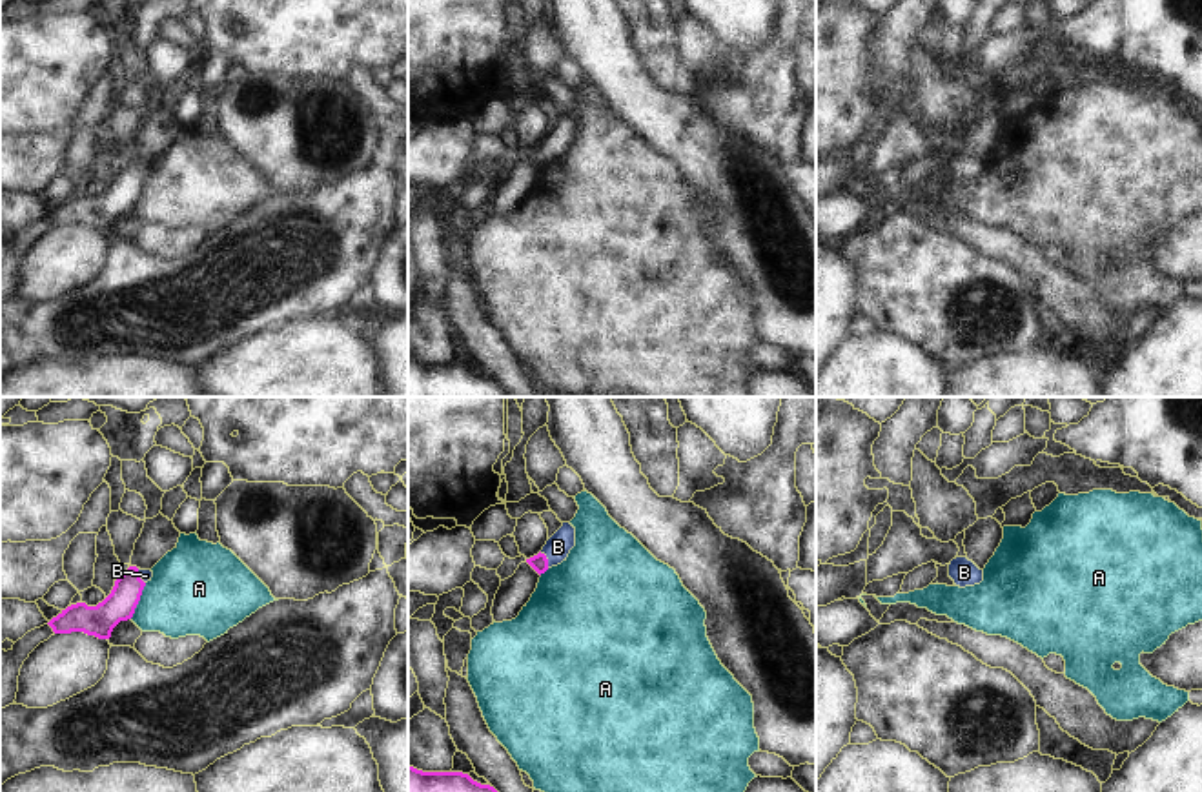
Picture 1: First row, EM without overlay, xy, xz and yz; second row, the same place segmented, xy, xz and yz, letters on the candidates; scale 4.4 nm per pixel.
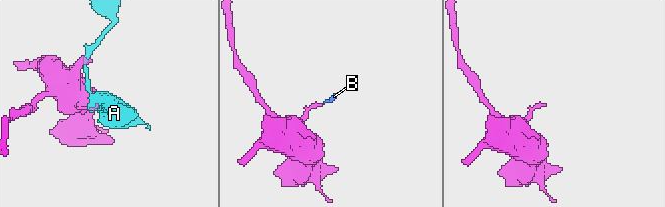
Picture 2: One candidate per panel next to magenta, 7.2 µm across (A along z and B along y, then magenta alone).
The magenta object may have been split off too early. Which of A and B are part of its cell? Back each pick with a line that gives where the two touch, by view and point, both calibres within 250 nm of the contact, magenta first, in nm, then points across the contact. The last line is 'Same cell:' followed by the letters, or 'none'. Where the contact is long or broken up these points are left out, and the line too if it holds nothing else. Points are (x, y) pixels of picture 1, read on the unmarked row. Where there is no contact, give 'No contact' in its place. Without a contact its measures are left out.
B: Touches magenta at xz (547, 152). Thickness 80 nm (magenta) against 110 nm. Path across: xz (539, 155), (547, 152), (558, 139)
Same cell: B

